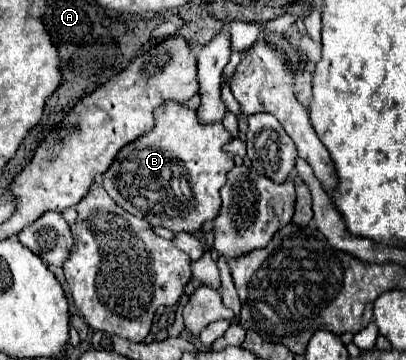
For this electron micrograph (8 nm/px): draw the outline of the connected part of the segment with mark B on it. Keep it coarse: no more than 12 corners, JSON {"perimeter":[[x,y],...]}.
{"perimeter":[[165,102],[103,188],[151,226],[195,234],[235,166],[223,124]]}

